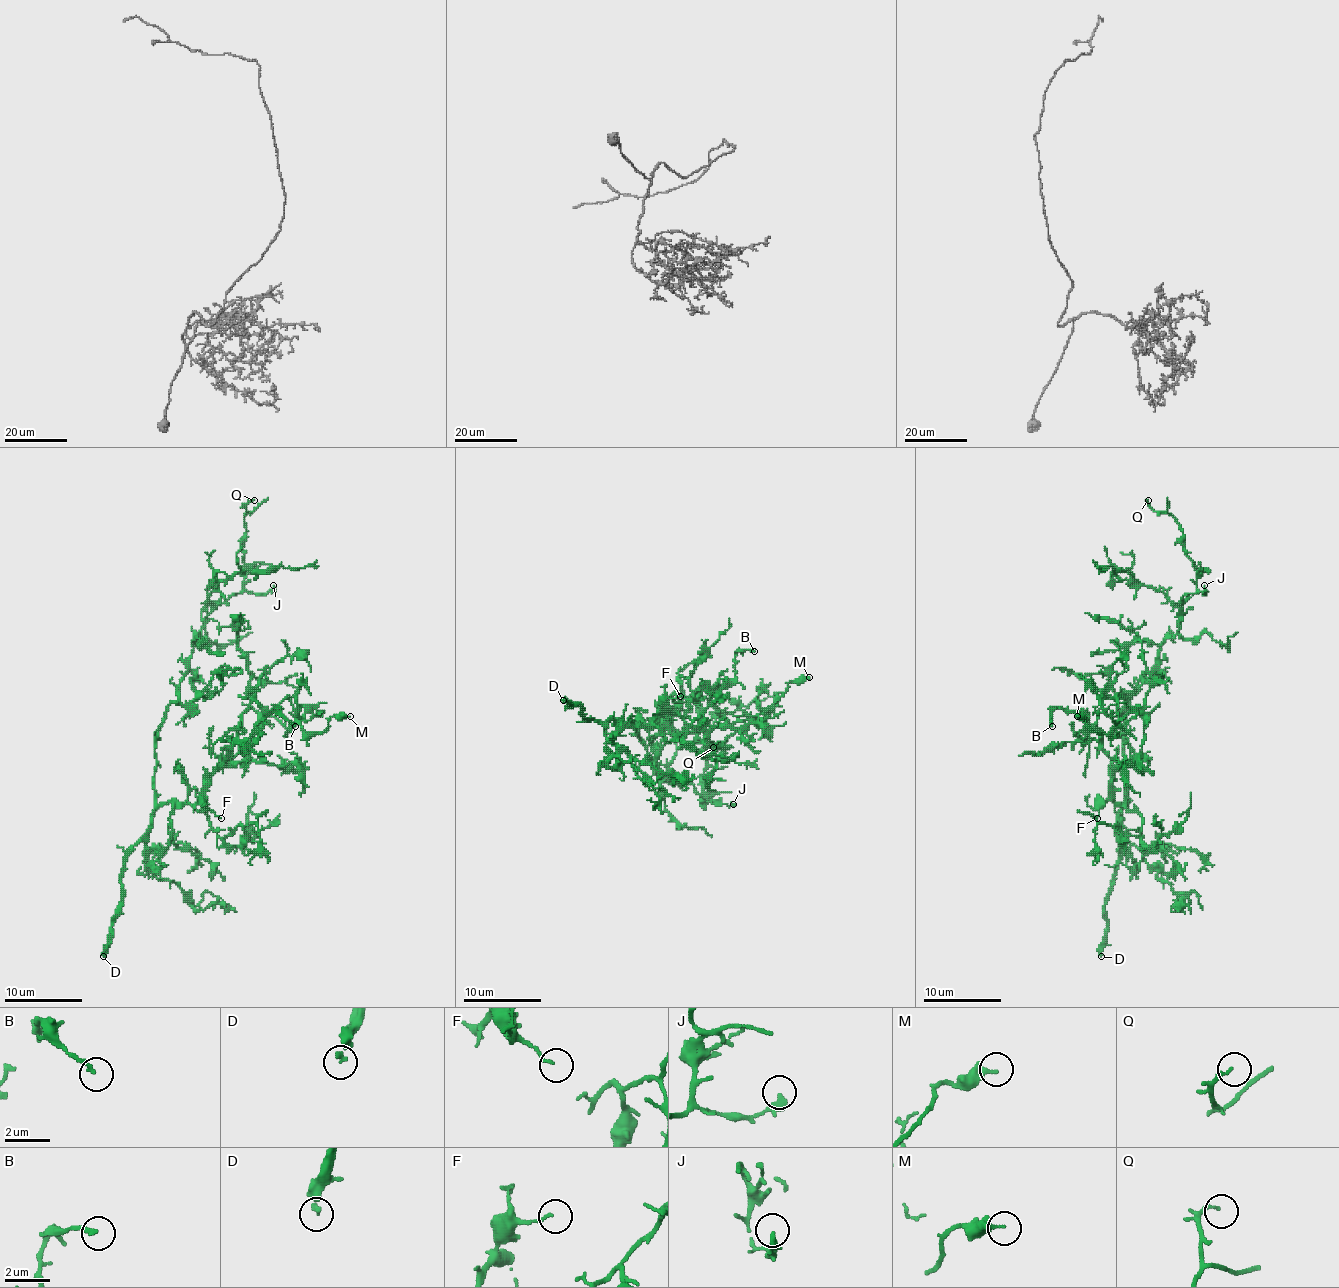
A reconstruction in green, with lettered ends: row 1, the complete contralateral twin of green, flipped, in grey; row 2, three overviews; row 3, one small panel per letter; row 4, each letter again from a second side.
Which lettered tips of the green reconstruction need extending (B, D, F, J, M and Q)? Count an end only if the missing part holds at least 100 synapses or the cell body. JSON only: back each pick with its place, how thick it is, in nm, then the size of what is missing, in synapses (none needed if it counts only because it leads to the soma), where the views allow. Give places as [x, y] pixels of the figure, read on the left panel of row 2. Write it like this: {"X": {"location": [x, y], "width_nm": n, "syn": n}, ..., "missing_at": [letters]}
{"D": {"location": [103, 956], "width_nm": 170, "syn": 180}, "missing_at": ["D"]}

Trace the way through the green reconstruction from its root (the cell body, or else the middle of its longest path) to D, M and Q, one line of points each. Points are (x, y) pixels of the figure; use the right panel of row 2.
D: (1126, 769), (1126, 798), (1120, 812), (1122, 845), (1112, 890), (1105, 906), (1107, 939), (1101, 956)
M: (1126, 769), (1126, 802), (1118, 804), (1112, 773), (1140, 751), (1144, 716), (1107, 734), (1077, 716)
Q: (1126, 769), (1124, 705), (1155, 664), (1159, 646), (1177, 632), (1181, 599), (1196, 591), (1181, 525), (1148, 500)

